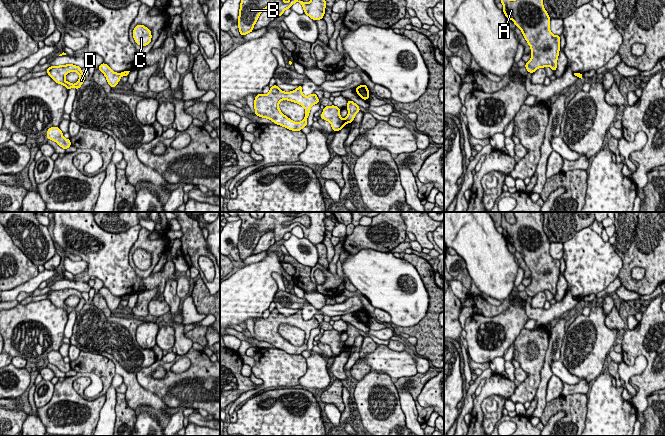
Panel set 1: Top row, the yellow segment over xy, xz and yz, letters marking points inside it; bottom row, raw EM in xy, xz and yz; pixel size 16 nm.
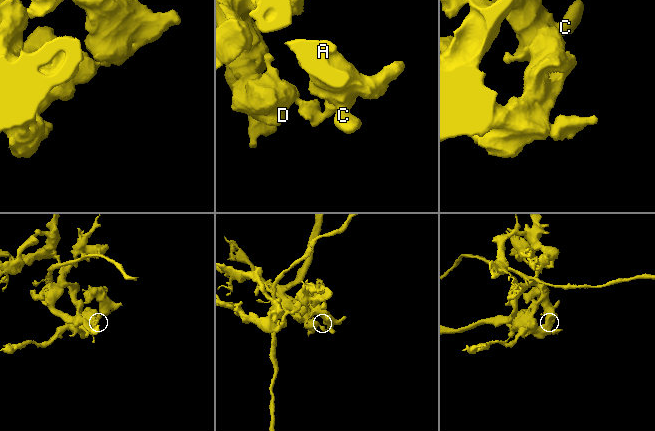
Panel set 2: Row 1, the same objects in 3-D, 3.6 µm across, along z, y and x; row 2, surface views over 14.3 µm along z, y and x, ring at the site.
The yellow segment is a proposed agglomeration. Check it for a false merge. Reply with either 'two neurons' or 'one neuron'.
two neurons

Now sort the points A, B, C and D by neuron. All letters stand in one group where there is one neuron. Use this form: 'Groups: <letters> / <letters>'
Groups: A C / B D

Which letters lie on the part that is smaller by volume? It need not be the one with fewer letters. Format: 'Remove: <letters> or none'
Remove: A, C

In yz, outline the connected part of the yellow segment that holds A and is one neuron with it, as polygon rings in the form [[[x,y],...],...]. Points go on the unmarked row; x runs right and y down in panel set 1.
[[[502,212],[503,236],[518,251],[531,272],[531,283],[525,288],[529,297],[549,290],[557,293],[560,260],[550,255],[550,244],[543,230],[545,212],[513,212],[514,224],[505,219]]]

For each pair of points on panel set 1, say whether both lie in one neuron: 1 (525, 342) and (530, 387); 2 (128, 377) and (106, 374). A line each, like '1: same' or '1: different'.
1: same
2: different

